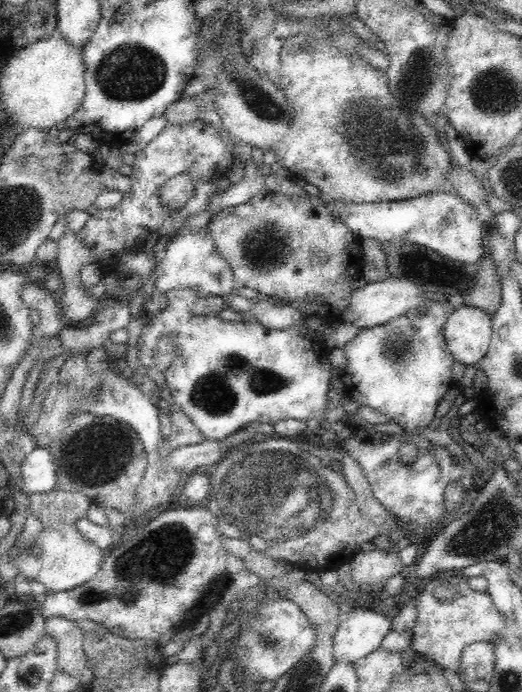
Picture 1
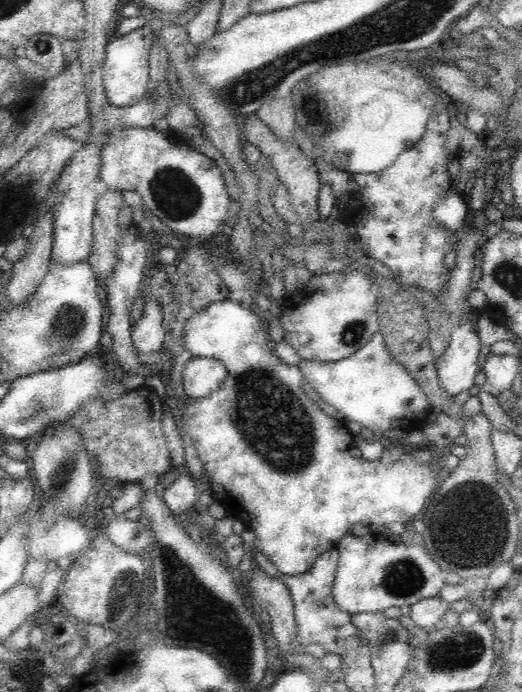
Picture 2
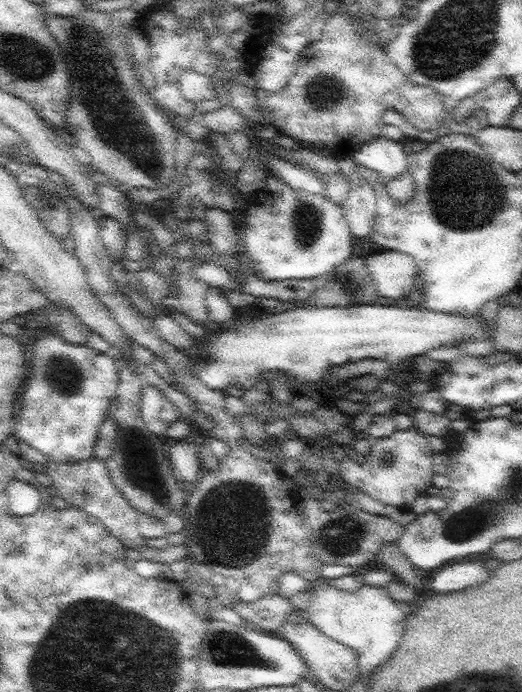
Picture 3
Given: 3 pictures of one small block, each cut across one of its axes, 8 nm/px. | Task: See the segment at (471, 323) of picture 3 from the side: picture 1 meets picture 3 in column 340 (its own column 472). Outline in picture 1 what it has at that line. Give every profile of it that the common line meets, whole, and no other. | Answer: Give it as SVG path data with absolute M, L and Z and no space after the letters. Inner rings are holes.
M457 302L454 312L447 318L443 335L447 350L451 352L456 362L475 365L485 357L491 341L491 316L481 308L471 307Z

